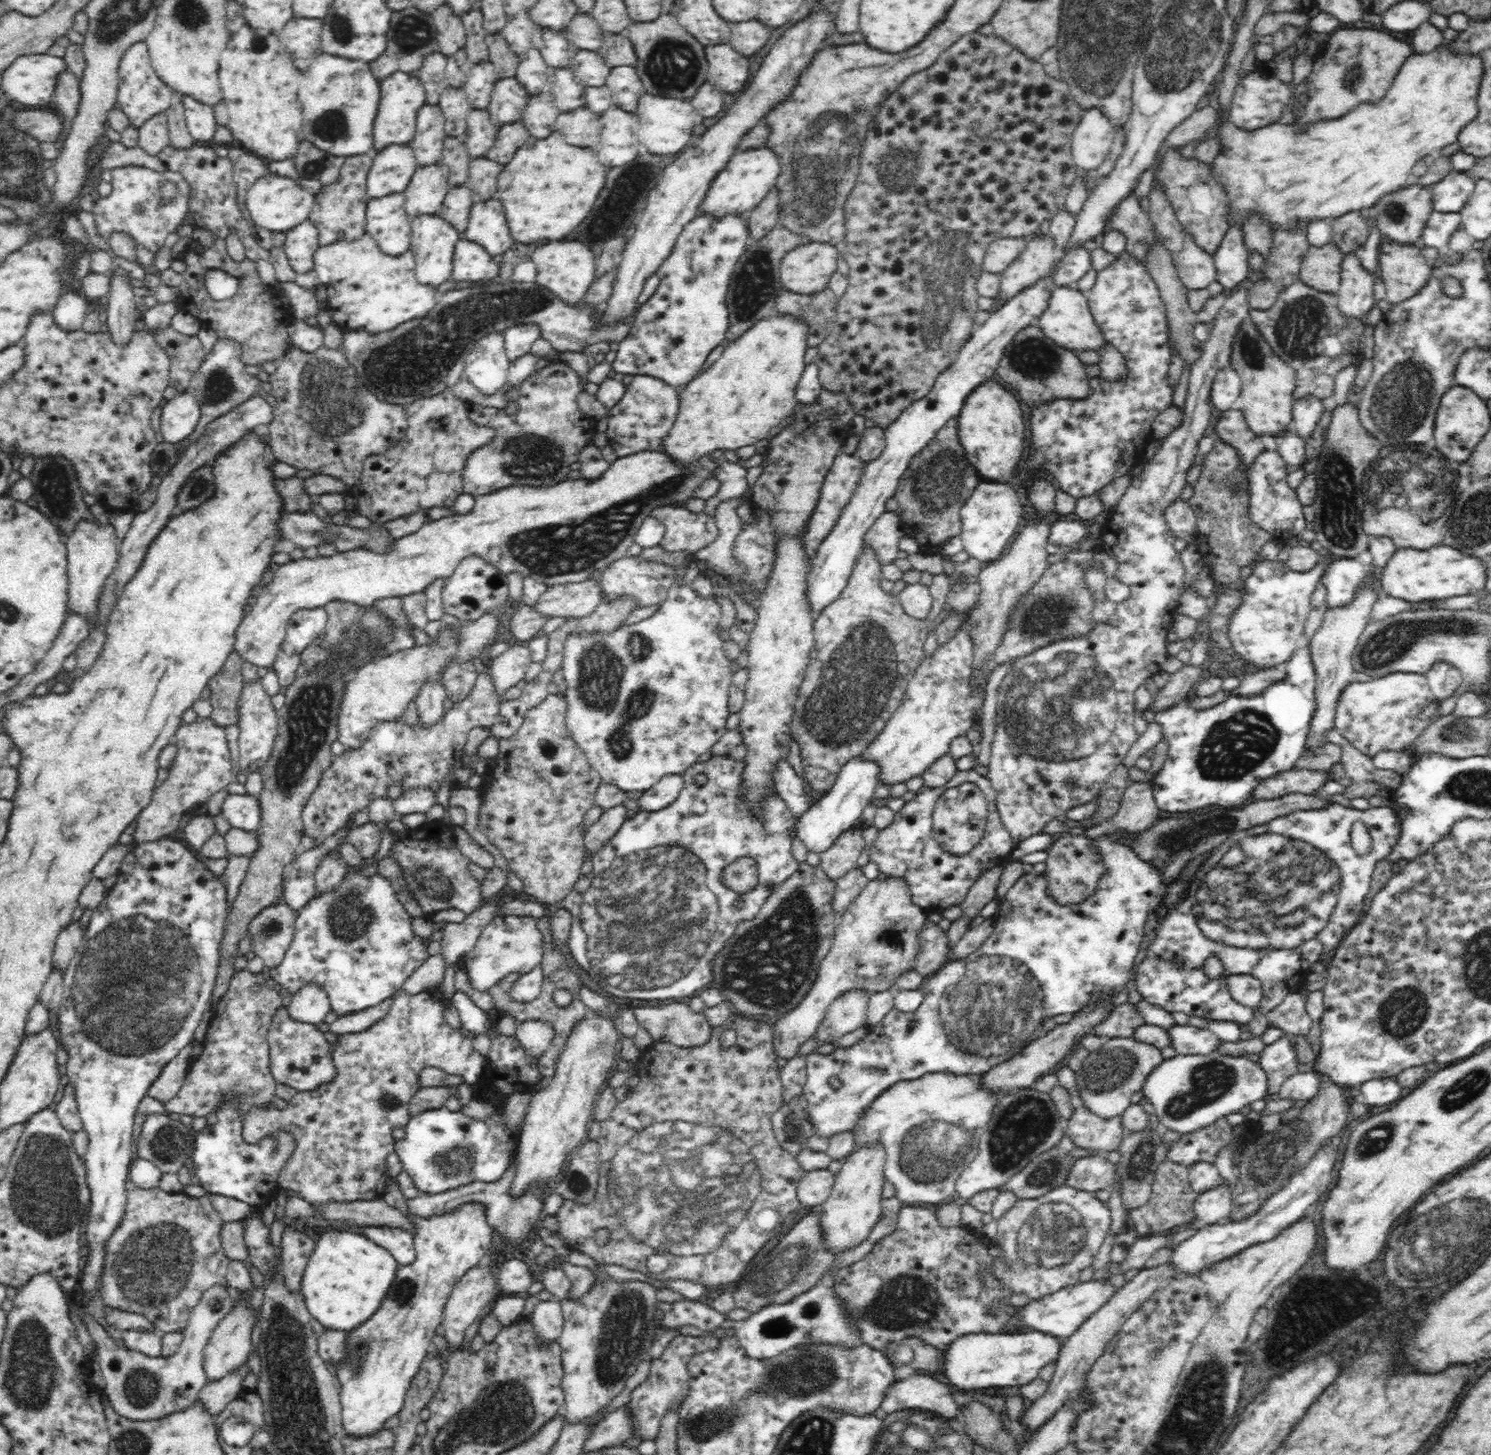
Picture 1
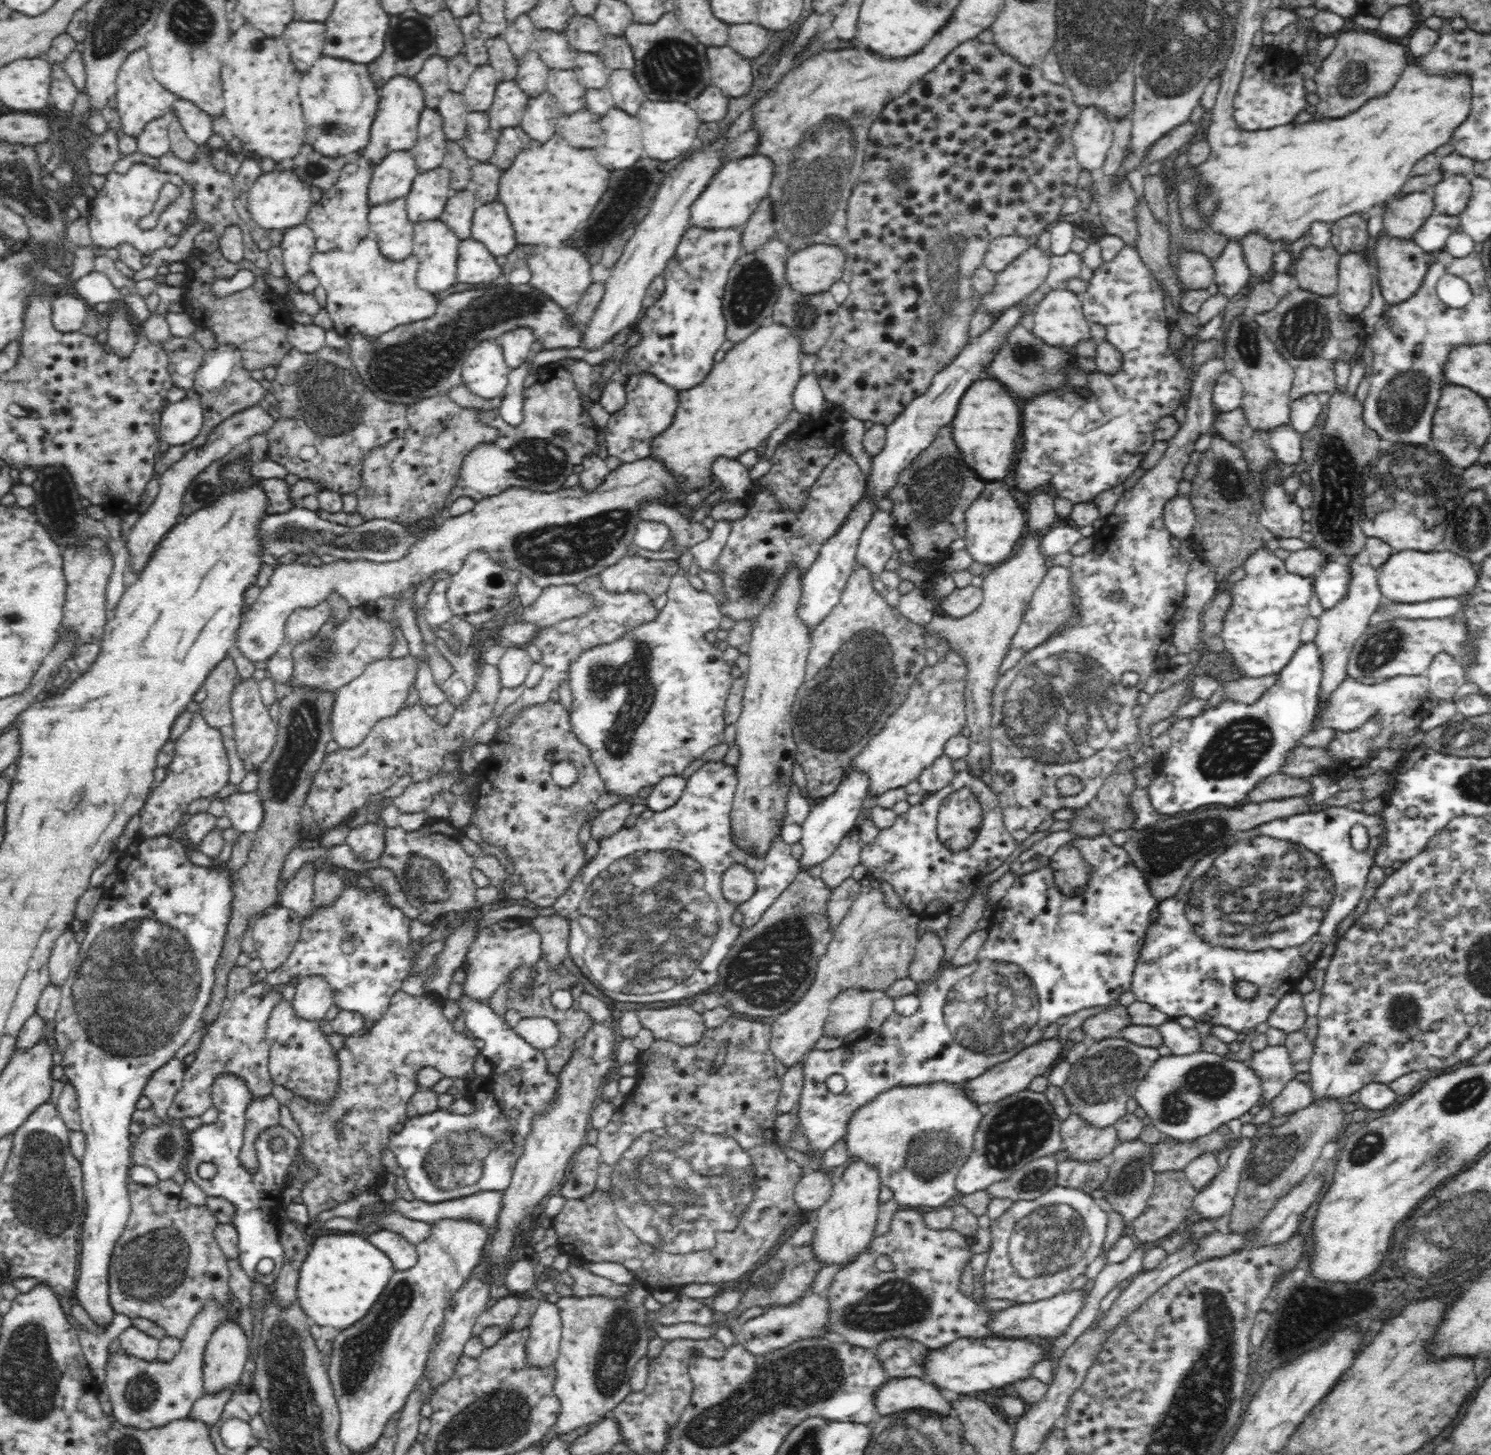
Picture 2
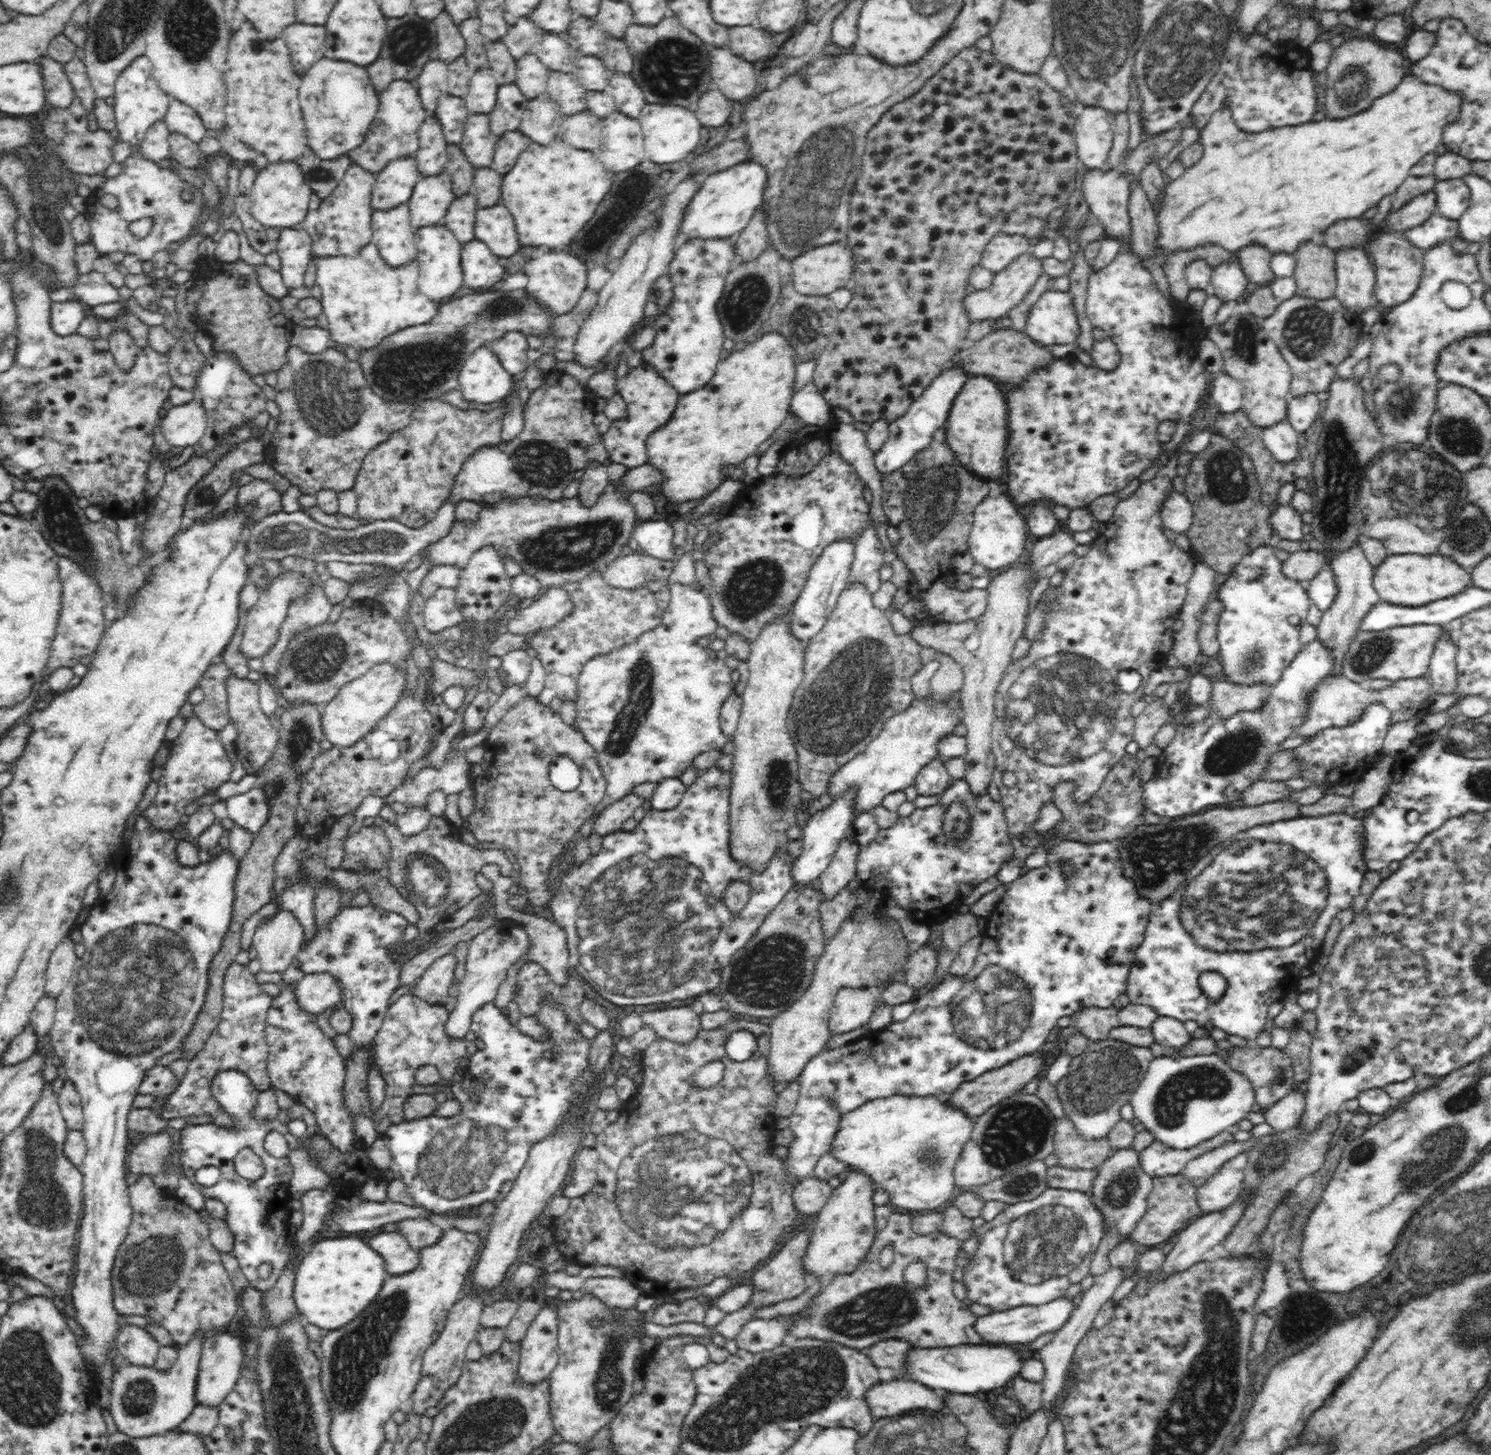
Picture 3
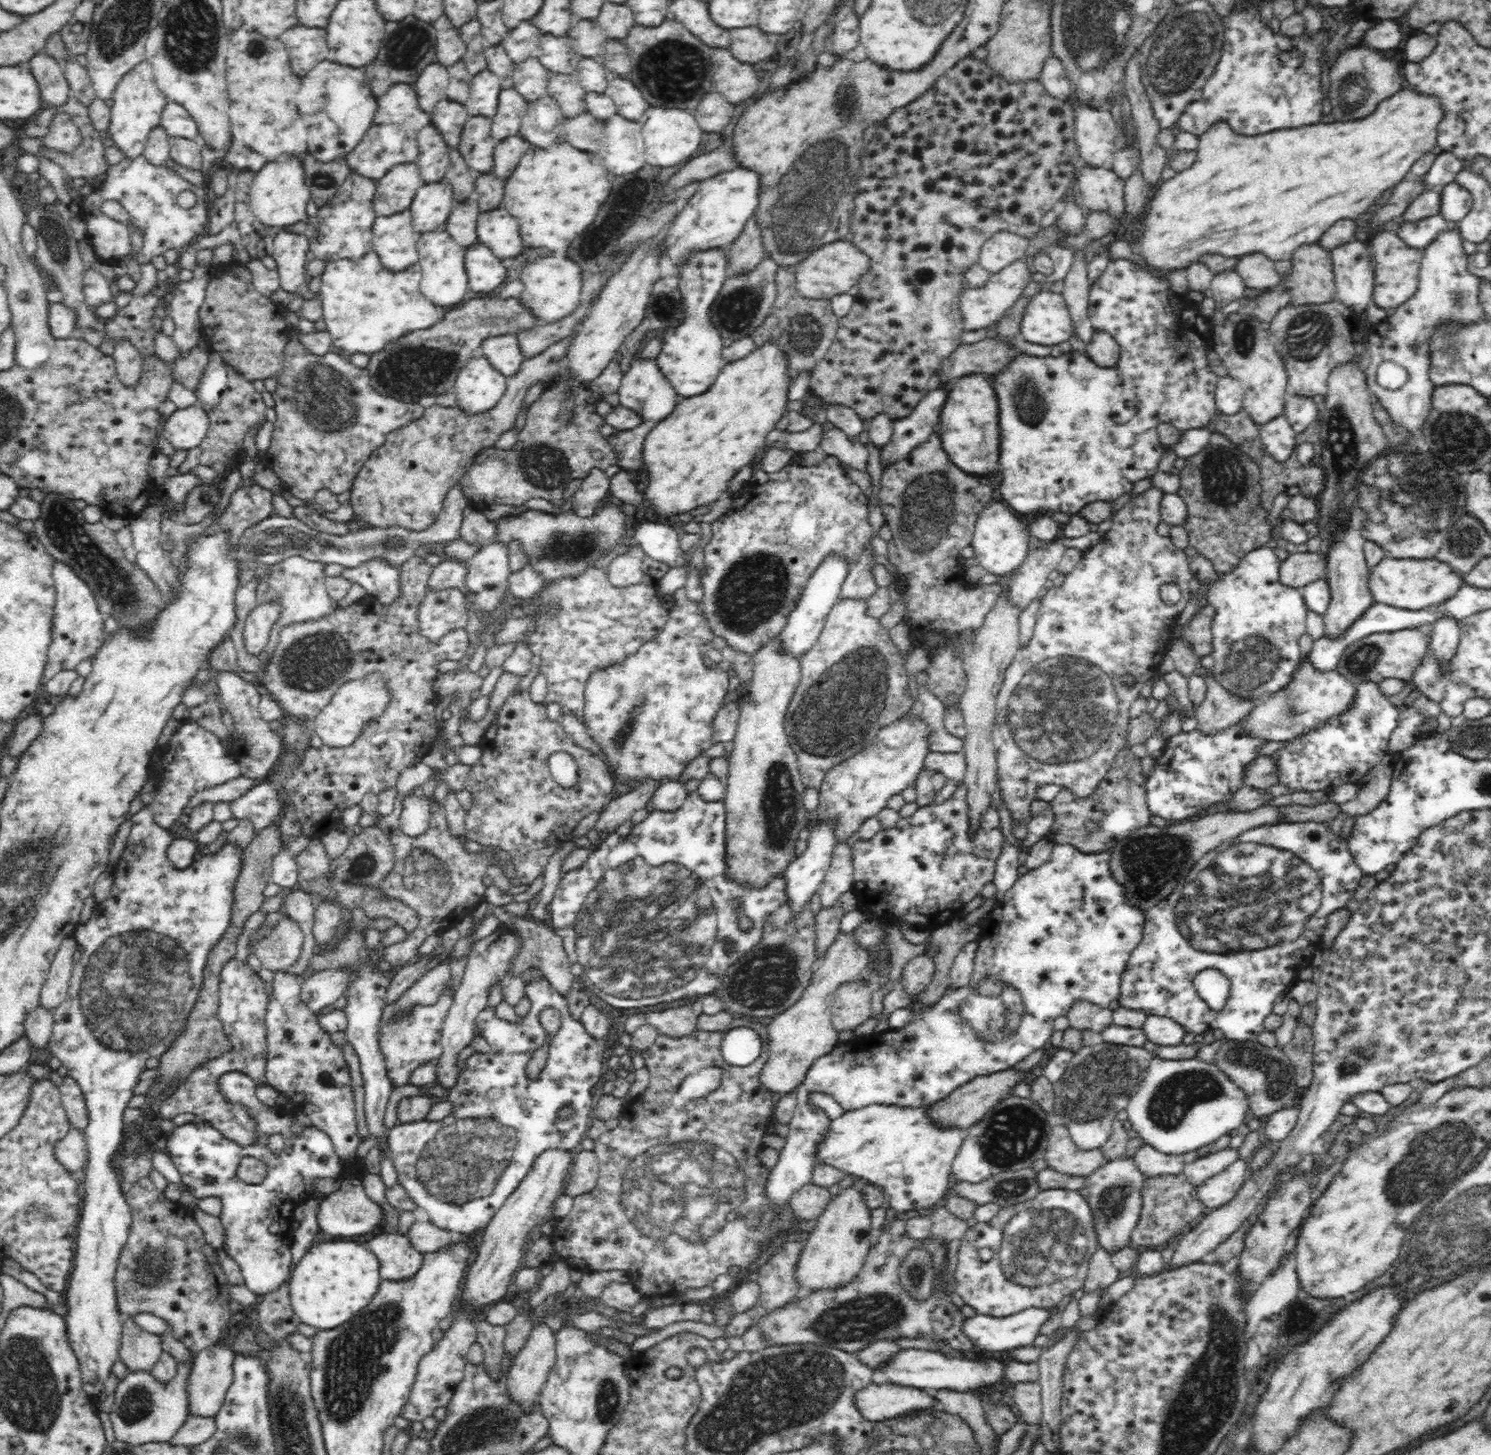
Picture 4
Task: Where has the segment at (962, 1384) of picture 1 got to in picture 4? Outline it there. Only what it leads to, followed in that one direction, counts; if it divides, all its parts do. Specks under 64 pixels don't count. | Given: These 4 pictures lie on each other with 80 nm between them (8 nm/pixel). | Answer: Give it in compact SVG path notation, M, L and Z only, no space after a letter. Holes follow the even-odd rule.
M900 1350L894 1358L887 1361L882 1367L873 1369L883 1373L886 1377L885 1384L896 1384L905 1388L918 1388L926 1390L949 1389L954 1391L974 1392L974 1388L980 1388L982 1384L994 1384L1002 1378L1004 1364L1000 1360L984 1360L982 1362L970 1362L964 1358L944 1358L938 1352L930 1350Z

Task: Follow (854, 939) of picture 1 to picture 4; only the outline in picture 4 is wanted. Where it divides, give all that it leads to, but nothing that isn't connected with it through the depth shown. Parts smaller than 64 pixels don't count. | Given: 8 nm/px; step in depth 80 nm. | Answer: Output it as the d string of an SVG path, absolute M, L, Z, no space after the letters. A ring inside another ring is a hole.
M840 934L834 943L828 948L822 960L814 964L813 975L803 995L795 1002L794 1006L786 1012L778 1014L772 1019L766 1020L769 1055L761 1070L759 1078L762 1086L770 1093L782 1095L794 1093L802 1084L803 1078L811 1064L822 1055L828 1054L838 1045L838 1031L834 1029L831 1018L831 1007L834 1002L834 994L838 986L846 982L856 982L862 978L860 974L866 970L868 958L864 952L856 948L855 940L850 934Z

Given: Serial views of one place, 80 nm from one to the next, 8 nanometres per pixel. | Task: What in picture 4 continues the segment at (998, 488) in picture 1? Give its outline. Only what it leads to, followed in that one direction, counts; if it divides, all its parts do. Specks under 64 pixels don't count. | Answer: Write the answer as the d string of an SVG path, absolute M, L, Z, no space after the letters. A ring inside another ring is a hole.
M992 502L979 512L971 546L979 565L988 573L1001 576L1014 572L1025 561L1034 542L1029 534L1028 524L1024 524L1018 516L1014 516L1014 512L1002 502Z

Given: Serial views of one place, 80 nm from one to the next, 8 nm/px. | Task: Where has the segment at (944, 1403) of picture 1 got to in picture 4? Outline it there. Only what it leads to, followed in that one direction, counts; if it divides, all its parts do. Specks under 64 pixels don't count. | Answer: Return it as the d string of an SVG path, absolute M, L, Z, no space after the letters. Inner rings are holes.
M896 1384L869 1385L860 1390L854 1401L863 1418L878 1423L902 1414L937 1406L935 1398L918 1388Z

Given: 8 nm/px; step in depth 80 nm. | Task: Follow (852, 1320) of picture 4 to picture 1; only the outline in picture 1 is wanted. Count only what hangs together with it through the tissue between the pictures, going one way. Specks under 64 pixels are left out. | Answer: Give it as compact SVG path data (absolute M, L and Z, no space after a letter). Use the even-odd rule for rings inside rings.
M904 1206L902 1210L898 1212L898 1220L896 1220L894 1232L888 1234L888 1236L884 1236L884 1238L880 1238L863 1259L840 1269L838 1274L831 1280L831 1283L836 1287L838 1296L844 1300L844 1306L848 1307L848 1310L856 1317L857 1329L861 1333L861 1344L874 1347L875 1350L881 1350L884 1349L884 1346L892 1344L893 1342L909 1338L919 1338L921 1341L926 1342L926 1344L945 1352L948 1346L952 1345L957 1338L964 1336L966 1333L998 1334L1004 1331L1007 1328L1008 1320L1016 1314L1016 1308L1012 1308L1012 1306L1006 1308L1006 1305L1004 1305L1004 1298L1008 1298L1008 1293L1006 1293L1004 1289L1000 1289L1000 1285L996 1283L996 1279L987 1272L993 1259L994 1258L988 1255L988 1248L982 1245L980 1233L968 1234L968 1232L964 1232L964 1234L962 1234L962 1228L943 1227L941 1223L938 1222L937 1216L934 1216L932 1210ZM979 1260L984 1264L982 1270L984 1280L982 1283L980 1283L980 1277L978 1277L978 1272L976 1272L976 1264L978 1264Z

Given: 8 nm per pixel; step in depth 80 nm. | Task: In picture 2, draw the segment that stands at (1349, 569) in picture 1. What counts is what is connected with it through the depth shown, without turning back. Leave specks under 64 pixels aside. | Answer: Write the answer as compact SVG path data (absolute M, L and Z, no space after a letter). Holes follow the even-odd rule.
M1326 561L1320 570L1320 575L1313 578L1313 593L1316 593L1324 610L1338 604L1348 588L1350 573L1346 564Z

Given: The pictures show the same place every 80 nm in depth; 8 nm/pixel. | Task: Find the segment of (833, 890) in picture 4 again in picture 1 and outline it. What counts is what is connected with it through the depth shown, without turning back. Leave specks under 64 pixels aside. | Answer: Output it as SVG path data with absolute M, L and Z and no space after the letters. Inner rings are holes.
M862 826L850 827L835 839L831 847L819 854L821 870L827 878L836 883L854 869L854 864L856 864L856 860L858 860L864 847Z

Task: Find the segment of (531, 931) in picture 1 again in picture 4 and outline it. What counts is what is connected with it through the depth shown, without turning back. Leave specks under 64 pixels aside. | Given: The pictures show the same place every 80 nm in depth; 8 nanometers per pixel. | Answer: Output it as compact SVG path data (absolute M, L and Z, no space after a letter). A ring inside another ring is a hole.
M501 924L492 936L476 942L476 946L470 952L464 977L460 987L454 992L453 1003L442 1028L440 1042L442 1054L434 1061L434 1067L436 1067L434 1083L444 1087L444 1089L450 1090L457 1084L460 1074L460 1067L457 1065L458 1056L476 1037L474 1033L476 1018L480 1012L487 1008L490 988L496 980L501 980L506 976L510 963L513 962L512 958L515 958L521 951L521 944L521 938L512 934L504 924Z

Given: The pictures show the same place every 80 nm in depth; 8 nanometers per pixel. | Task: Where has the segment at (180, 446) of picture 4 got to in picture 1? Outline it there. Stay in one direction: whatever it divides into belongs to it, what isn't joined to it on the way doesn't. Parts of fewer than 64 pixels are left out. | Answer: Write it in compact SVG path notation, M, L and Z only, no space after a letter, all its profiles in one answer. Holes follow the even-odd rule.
M180 392L176 398L162 406L159 418L161 440L178 444L189 438L198 428L201 411L193 394Z

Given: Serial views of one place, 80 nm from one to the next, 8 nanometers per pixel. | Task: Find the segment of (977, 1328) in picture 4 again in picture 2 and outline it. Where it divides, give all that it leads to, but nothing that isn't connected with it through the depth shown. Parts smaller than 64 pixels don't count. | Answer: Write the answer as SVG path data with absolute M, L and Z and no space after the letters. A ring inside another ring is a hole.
M1070 1289L1038 1302L1011 1305L990 1318L989 1331L998 1337L1058 1337L1078 1314L1084 1302L1084 1294L1086 1292L1082 1292L1082 1289Z

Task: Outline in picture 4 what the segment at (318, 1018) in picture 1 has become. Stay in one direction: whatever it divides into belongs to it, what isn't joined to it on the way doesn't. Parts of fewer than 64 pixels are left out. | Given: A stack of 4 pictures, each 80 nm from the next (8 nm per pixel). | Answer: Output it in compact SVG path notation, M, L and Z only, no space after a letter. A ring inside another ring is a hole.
M321 970L304 975L300 996L302 1002L314 1014L330 1006L345 992L353 970Z

